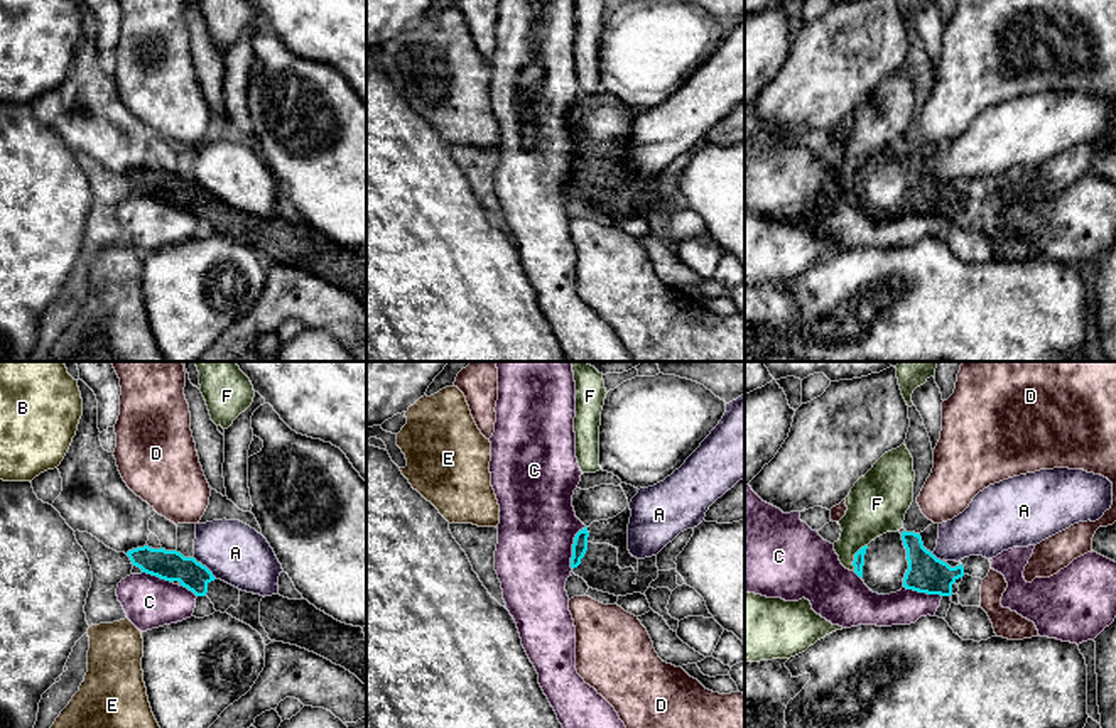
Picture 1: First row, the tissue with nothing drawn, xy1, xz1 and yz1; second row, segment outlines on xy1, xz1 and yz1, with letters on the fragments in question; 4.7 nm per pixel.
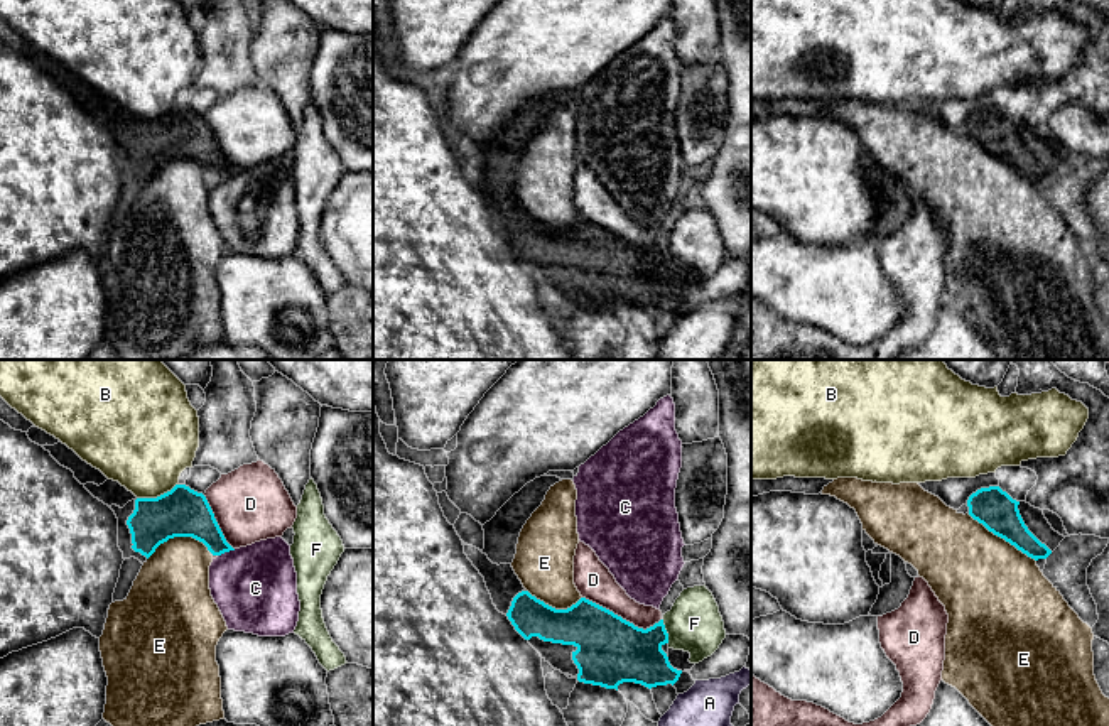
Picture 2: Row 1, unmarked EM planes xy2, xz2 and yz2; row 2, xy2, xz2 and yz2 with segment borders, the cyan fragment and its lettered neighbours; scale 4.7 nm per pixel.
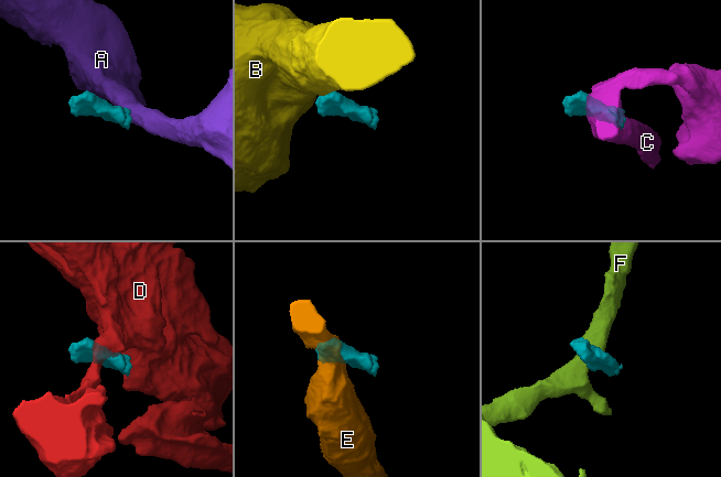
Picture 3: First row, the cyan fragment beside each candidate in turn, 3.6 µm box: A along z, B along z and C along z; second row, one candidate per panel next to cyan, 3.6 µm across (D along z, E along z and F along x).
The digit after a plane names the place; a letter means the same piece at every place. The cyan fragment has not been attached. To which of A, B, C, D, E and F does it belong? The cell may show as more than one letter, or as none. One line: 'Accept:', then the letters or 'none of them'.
Accept: none of them

